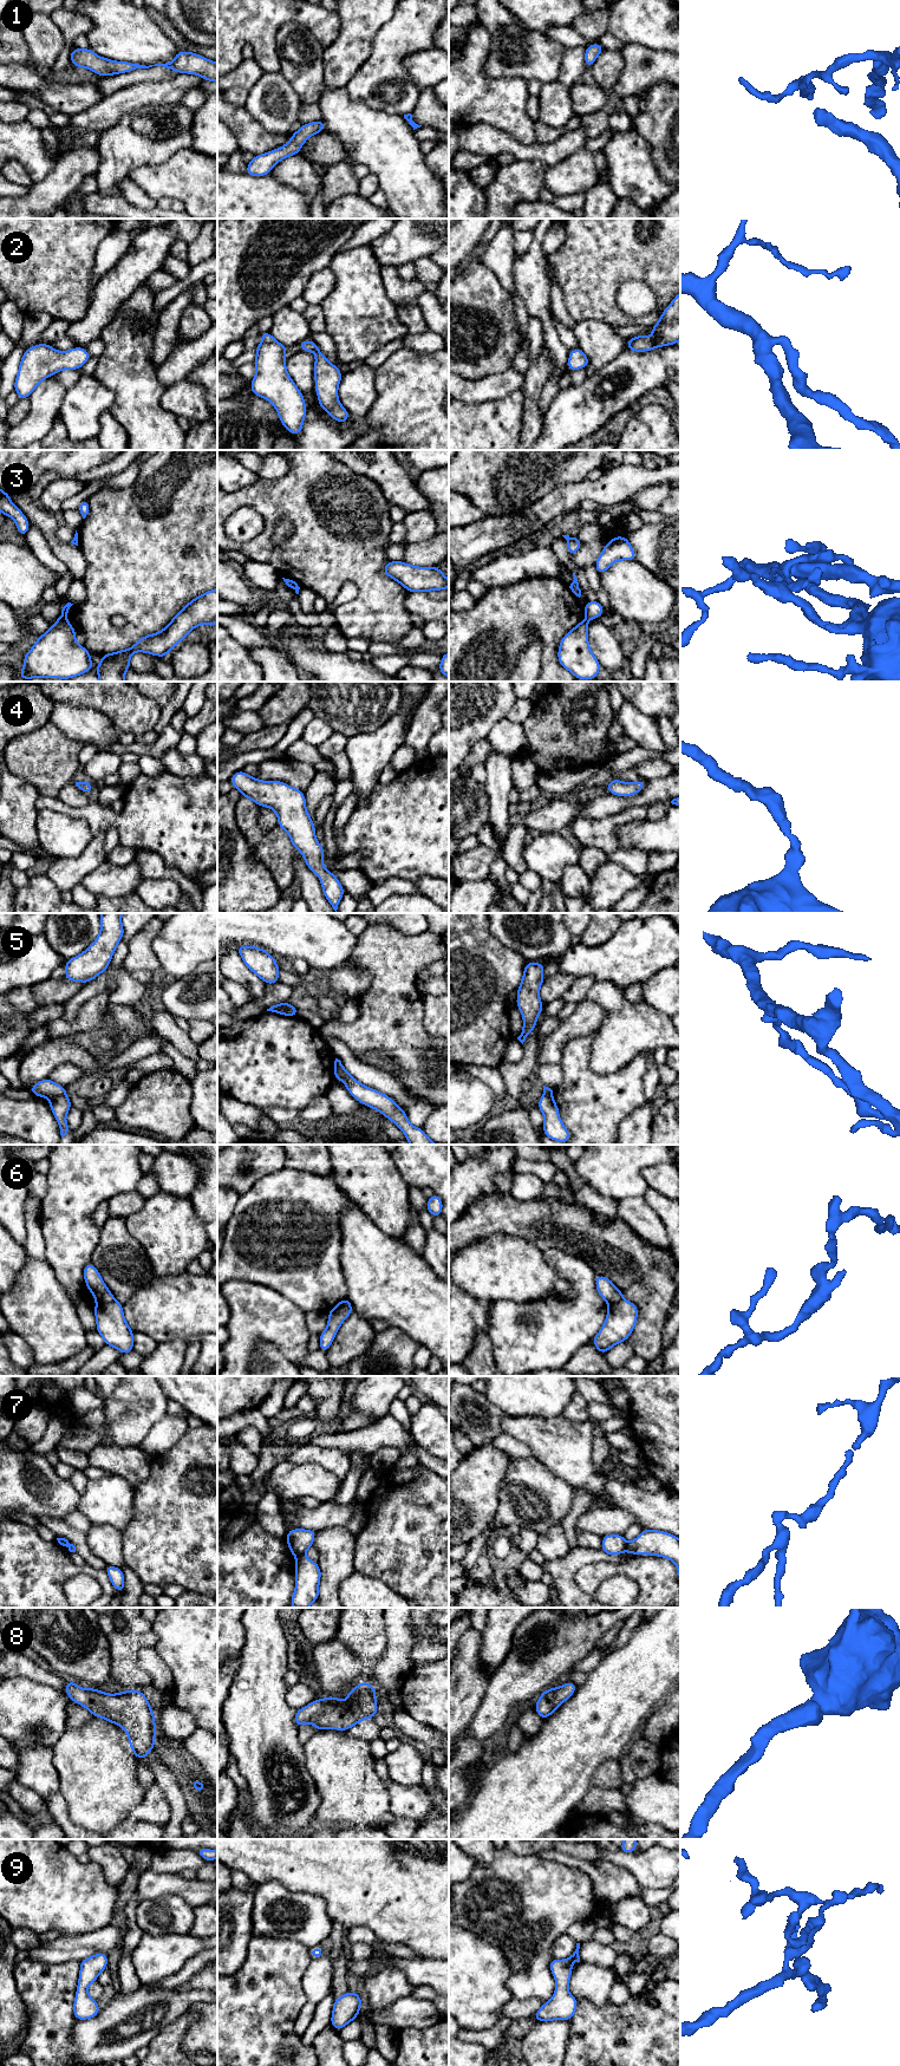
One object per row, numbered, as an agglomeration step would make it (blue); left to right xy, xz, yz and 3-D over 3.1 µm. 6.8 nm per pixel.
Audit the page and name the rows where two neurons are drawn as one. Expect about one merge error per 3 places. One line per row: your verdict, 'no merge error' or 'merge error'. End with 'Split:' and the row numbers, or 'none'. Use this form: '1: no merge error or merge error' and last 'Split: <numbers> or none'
1: merge error
2: no merge error
3: merge error
4: no merge error
5: merge error
6: merge error
7: merge error
8: no merge error
9: no merge error
Split: 1, 3, 5, 6, 7

